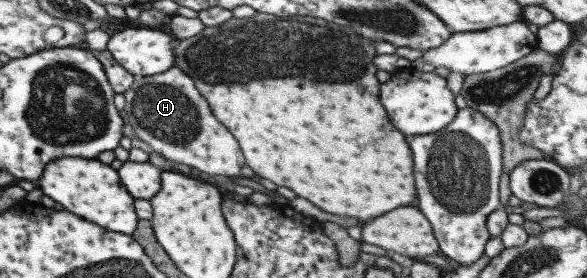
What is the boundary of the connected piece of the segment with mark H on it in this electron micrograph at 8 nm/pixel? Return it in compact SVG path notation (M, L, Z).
M176 66L151 76L134 76L123 96L122 117L128 119L137 138L147 143L150 151L208 175L234 177L244 167L244 157L234 137L212 117L206 100L198 95L193 79Z

